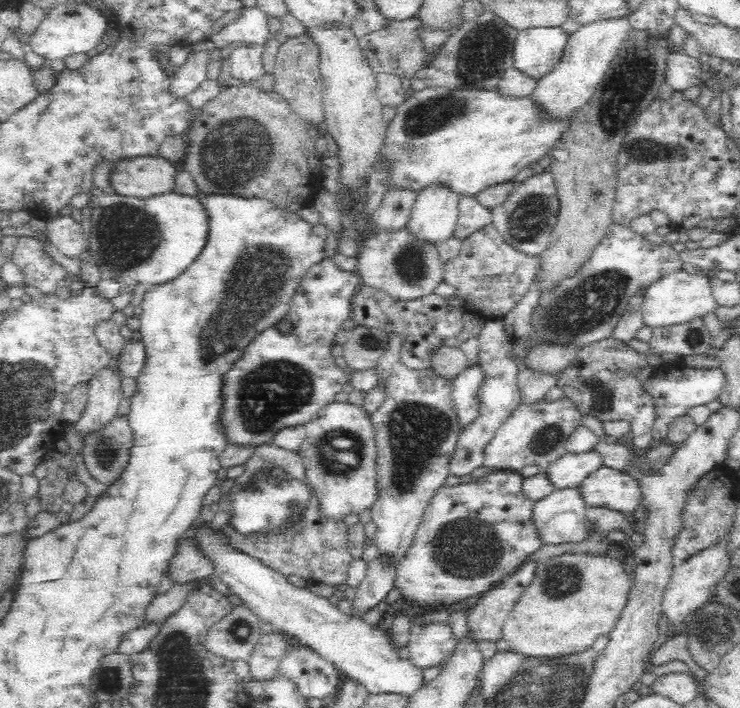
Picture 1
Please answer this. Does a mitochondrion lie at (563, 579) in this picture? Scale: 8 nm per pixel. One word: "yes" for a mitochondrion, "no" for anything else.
yes

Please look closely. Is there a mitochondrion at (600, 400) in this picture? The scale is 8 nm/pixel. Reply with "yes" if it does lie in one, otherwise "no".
yes

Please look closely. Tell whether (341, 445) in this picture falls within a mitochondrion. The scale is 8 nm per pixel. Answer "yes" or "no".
yes

